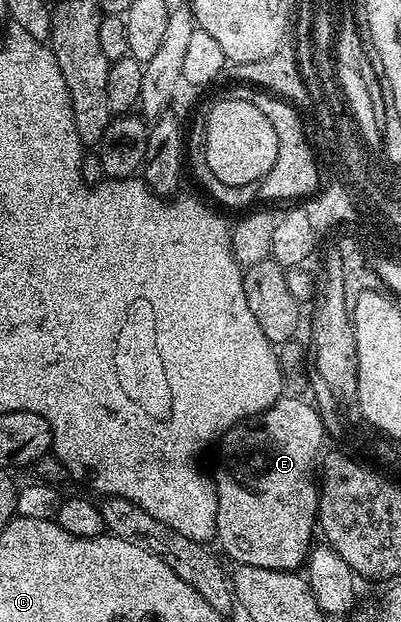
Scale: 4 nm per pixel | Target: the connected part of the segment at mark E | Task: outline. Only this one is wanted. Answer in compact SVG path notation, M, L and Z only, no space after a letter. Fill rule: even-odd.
M299 395L280 396L259 416L248 417L227 430L218 442L223 466L213 476L217 495L215 537L239 565L295 571L306 562L313 546L311 536L317 533L319 516L317 462L321 457L319 448L323 445L323 421L318 411L303 400L307 399Z

